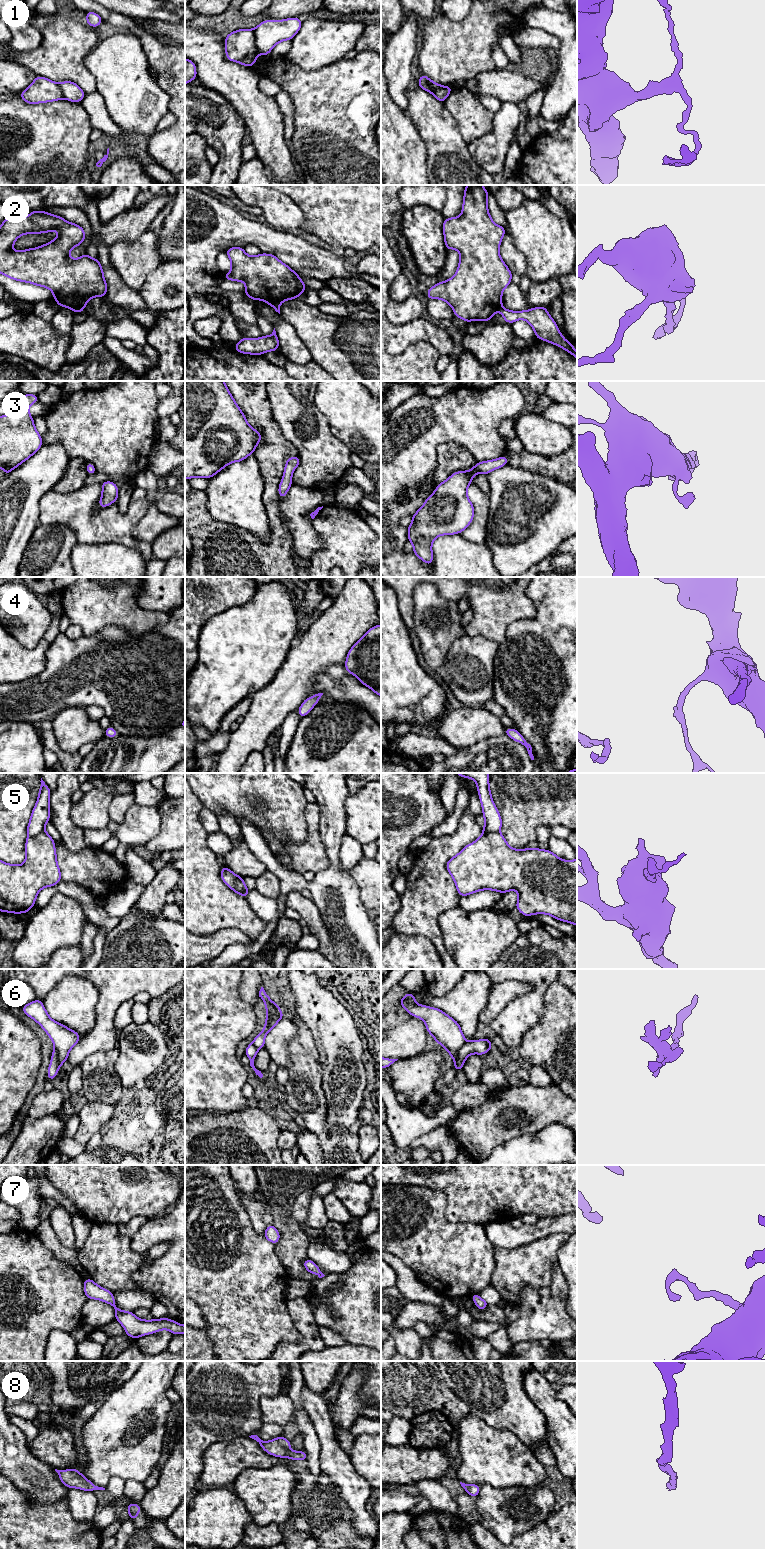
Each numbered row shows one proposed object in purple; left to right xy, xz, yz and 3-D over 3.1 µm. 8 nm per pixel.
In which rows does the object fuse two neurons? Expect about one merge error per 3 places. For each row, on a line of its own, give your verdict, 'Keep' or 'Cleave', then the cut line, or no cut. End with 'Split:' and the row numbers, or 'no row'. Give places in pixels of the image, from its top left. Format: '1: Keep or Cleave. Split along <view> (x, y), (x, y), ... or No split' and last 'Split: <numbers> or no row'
1: Cleave. Split along xz (252, 29), (258, 52)
2: Cleave. Split along yz (501, 307), (498, 310)
3: Keep. No split
4: Keep. No split
5: Cleave. Split along yz (499, 831), (483, 834)
6: Cleave. Split along yz (466, 1042), (459, 1050), (457, 1060), (454, 1063)
7: Keep. No split
8: Keep. No split
Split: 1, 2, 5, 6

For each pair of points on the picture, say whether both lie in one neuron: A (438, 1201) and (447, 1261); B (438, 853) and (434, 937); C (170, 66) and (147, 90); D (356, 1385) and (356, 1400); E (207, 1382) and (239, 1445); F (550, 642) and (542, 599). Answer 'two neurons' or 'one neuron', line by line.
A: one neuron
B: one neuron
C: two neurons
D: one neuron
E: two neurons
F: one neuron

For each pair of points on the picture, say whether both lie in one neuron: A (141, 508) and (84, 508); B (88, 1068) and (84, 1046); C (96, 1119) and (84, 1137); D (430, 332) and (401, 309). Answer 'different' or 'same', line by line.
A: same
B: different
C: same
D: different

